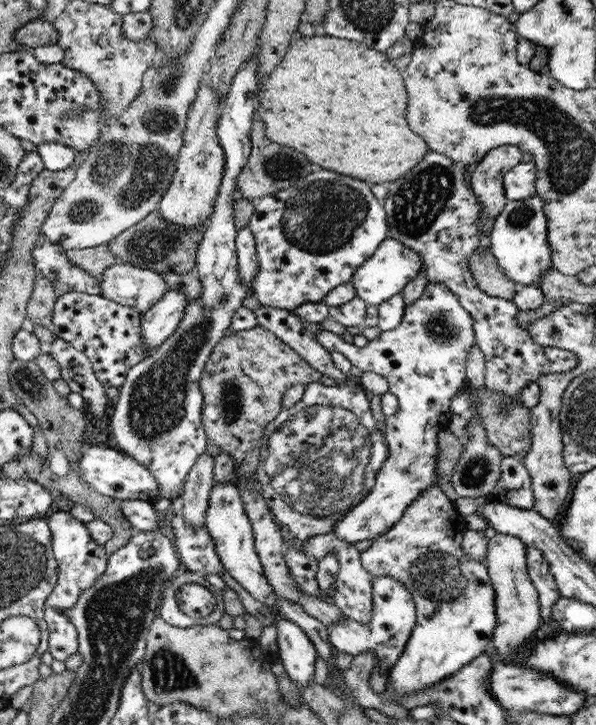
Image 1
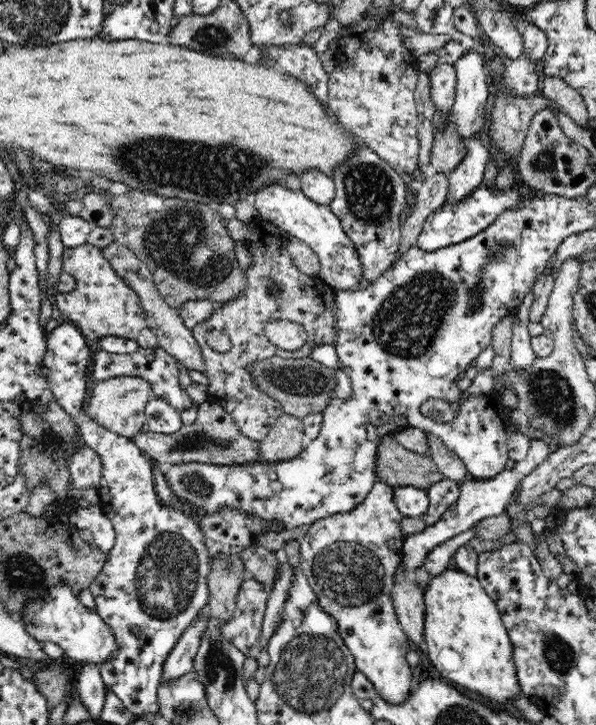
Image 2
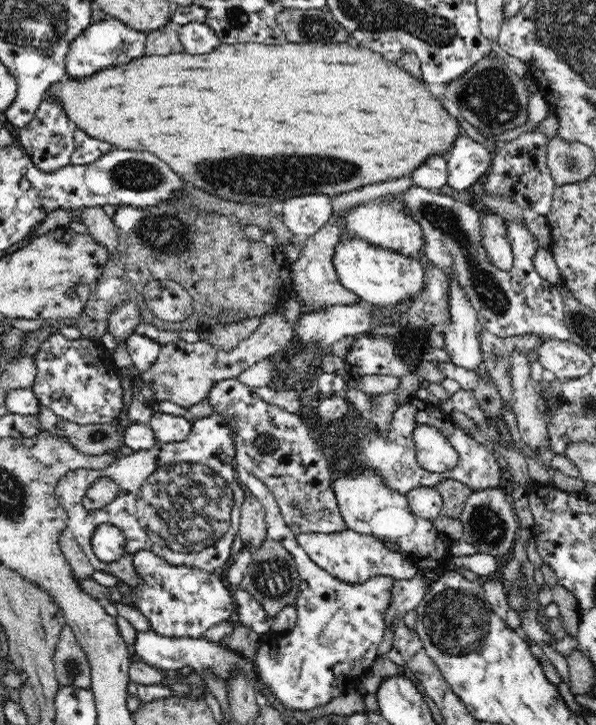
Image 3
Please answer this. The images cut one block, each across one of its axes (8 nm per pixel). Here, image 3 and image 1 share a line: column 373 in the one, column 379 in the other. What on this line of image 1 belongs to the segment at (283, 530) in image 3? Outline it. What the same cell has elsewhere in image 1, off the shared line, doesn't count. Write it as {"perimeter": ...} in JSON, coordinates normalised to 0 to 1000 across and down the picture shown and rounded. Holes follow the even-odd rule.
{"perimeter":[[[634,794],[626,800],[624,852],[607,863],[589,859],[582,851],[549,866],[552,886],[560,897],[602,905],[621,899],[629,906],[629,914],[658,923],[676,905],[681,887],[698,862],[698,836],[691,819],[681,808],[654,794]]]}

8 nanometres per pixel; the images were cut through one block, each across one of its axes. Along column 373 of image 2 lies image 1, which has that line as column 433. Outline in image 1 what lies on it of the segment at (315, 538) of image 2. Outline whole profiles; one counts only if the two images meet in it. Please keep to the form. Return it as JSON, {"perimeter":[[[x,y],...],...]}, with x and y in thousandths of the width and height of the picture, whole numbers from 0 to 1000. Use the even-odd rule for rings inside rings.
{"perimeter":[[[737,668],[721,670],[708,679],[678,705],[674,714],[648,735],[631,741],[624,752],[604,763],[607,781],[634,794],[654,794],[681,808],[691,819],[698,836],[698,862],[690,873],[676,905],[653,926],[646,963],[669,971],[676,960],[690,960],[700,952],[713,952],[742,937],[763,932],[779,919],[802,905],[820,899],[827,870],[834,861],[829,810],[815,772],[789,771],[775,757],[775,742],[782,732],[782,716],[775,713],[762,694],[738,673]]]}

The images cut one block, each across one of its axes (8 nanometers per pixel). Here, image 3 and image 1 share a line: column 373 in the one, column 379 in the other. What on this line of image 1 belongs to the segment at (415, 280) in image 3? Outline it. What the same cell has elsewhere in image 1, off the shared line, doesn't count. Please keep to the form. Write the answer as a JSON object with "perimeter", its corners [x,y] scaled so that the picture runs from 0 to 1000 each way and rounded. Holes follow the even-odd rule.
{"perimeter":[[[649,328],[634,338],[617,359],[597,370],[589,390],[601,411],[614,415],[617,421],[634,422],[646,414],[671,407],[678,397],[706,378],[708,370],[711,370],[711,363],[708,363],[705,349],[685,342],[685,338],[678,338],[671,332]]]}

